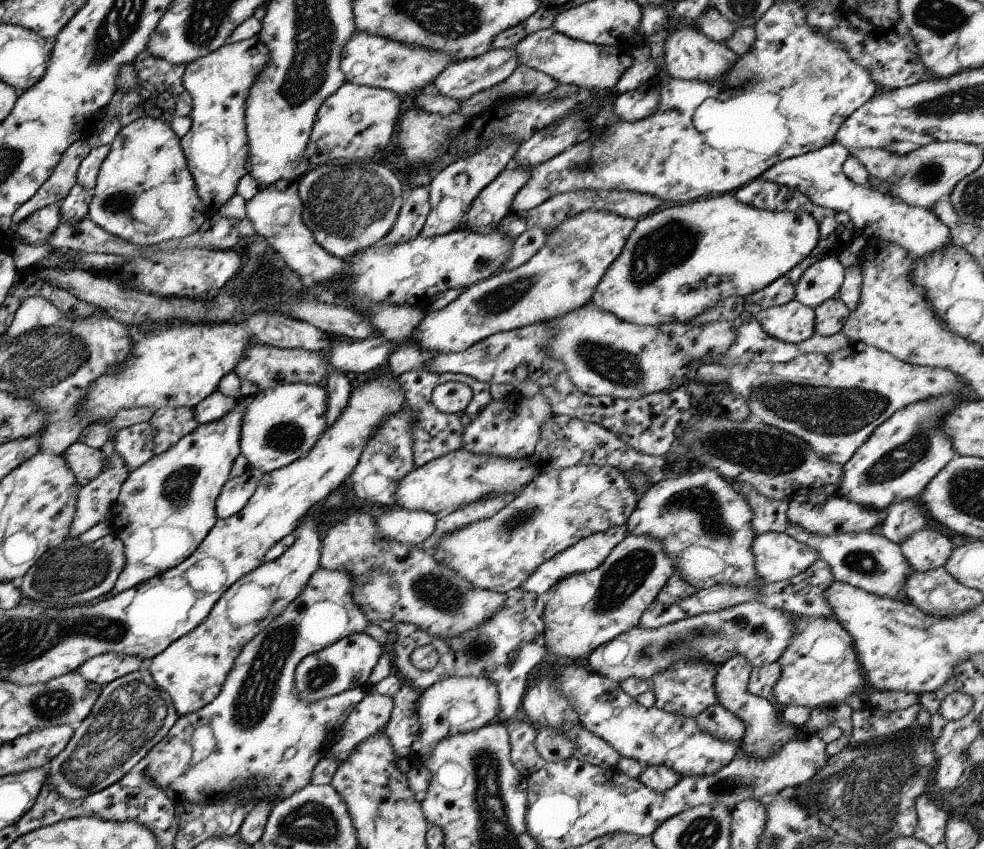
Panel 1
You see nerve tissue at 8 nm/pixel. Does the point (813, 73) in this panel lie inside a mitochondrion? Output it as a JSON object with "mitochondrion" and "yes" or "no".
{"mitochondrion":"yes"}

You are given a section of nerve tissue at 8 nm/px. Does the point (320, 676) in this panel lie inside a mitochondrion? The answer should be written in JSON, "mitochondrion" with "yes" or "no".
{"mitochondrion":"yes"}

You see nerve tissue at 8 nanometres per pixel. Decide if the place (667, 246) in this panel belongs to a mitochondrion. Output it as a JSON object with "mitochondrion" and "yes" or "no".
{"mitochondrion":"yes"}

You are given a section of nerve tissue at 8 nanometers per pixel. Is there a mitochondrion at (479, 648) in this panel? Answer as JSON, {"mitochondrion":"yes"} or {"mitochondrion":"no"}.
{"mitochondrion":"yes"}

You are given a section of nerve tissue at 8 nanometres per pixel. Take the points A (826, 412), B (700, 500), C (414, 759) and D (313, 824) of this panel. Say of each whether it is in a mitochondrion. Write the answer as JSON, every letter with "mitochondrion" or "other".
{"A":"mitochondrion","B":"mitochondrion","C":"other","D":"mitochondrion"}

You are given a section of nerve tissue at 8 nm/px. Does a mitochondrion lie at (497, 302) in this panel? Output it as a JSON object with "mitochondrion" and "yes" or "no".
{"mitochondrion":"yes"}

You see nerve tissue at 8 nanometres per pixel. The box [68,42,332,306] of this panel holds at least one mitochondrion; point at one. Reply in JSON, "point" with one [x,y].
{"point":[117,204]}

